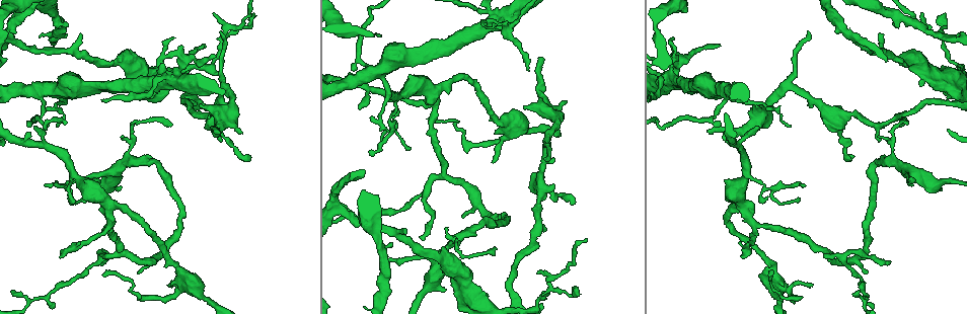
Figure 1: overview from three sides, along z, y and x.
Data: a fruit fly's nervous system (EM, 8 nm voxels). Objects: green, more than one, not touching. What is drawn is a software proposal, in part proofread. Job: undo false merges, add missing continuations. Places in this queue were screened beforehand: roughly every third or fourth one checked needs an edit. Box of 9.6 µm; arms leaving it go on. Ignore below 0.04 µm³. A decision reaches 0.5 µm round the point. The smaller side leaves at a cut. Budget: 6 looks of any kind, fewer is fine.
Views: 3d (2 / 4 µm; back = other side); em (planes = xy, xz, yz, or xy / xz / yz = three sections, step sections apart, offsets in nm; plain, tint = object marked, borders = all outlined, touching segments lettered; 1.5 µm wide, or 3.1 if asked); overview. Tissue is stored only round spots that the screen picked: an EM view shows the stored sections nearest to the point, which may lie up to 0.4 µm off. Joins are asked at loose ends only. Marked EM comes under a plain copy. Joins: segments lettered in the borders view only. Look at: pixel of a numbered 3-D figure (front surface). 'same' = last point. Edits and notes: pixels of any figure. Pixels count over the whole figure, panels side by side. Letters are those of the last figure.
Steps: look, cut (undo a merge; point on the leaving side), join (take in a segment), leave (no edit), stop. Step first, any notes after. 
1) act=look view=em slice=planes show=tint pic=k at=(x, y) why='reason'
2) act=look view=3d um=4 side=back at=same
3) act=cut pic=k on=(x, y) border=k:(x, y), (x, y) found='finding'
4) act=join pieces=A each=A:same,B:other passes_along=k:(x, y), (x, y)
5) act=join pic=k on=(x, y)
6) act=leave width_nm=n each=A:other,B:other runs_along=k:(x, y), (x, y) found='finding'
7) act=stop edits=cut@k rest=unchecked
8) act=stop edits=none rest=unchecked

act=look view=em slice=planes show=borders pic=1 at=(911, 185) why='tapers out'

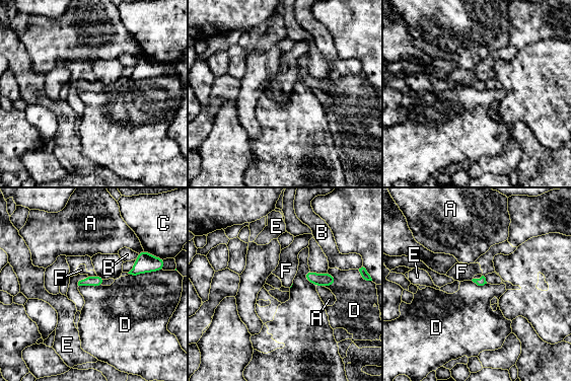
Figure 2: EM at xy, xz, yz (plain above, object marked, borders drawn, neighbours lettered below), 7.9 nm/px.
act=leave each=A:other,B:other,C:other,D:other,E:other,F:other border=2:(159, 270), (130, 275) found='no lettered segment goes on from it'

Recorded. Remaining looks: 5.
act=look view=em slice=planes show=borders pic=1 at=(920, 12) why='free end'

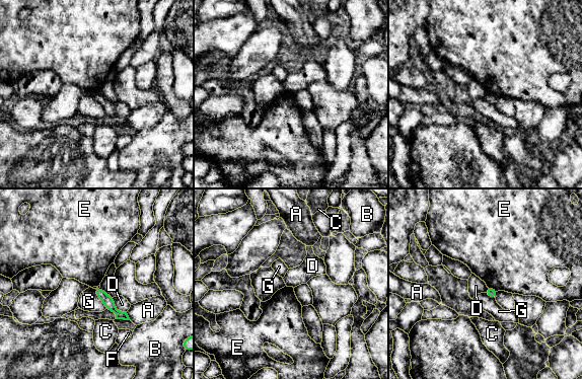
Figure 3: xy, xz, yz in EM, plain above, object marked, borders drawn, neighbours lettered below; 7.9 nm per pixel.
act=leave each=A:other,B:other,C:other,D:other,E:other,F:other,G:other border=3:(113, 297), (115, 306), (126, 312) found='no lettered segment goes on from it'

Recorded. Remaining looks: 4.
act=look view=em slice=xz step=4 show=tint pic=1 at=(241, 132) why='an open end'

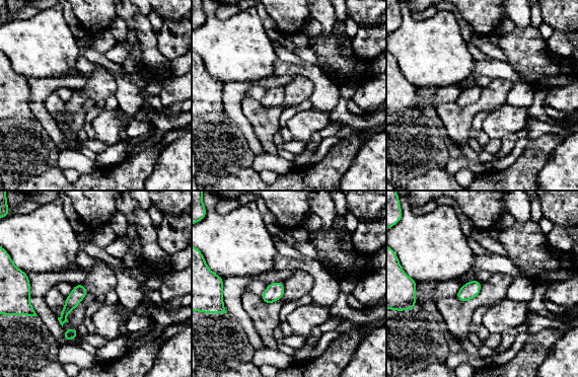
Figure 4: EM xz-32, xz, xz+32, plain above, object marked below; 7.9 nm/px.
act=look view=em slice=planes show=borders at=same why='another direction'

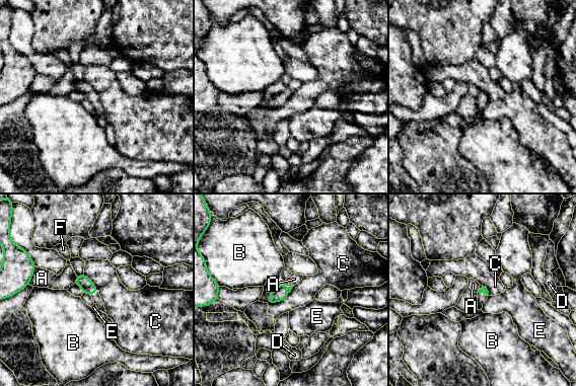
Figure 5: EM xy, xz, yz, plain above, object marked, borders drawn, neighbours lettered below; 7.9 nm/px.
act=leave each=A:other,B:other,C:other,D:other,E:other,F:other border=5:(83, 275), (91, 281), (99, 292) found='none of them fits'

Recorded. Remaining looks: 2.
act=stop edits=none rest=unchecked

